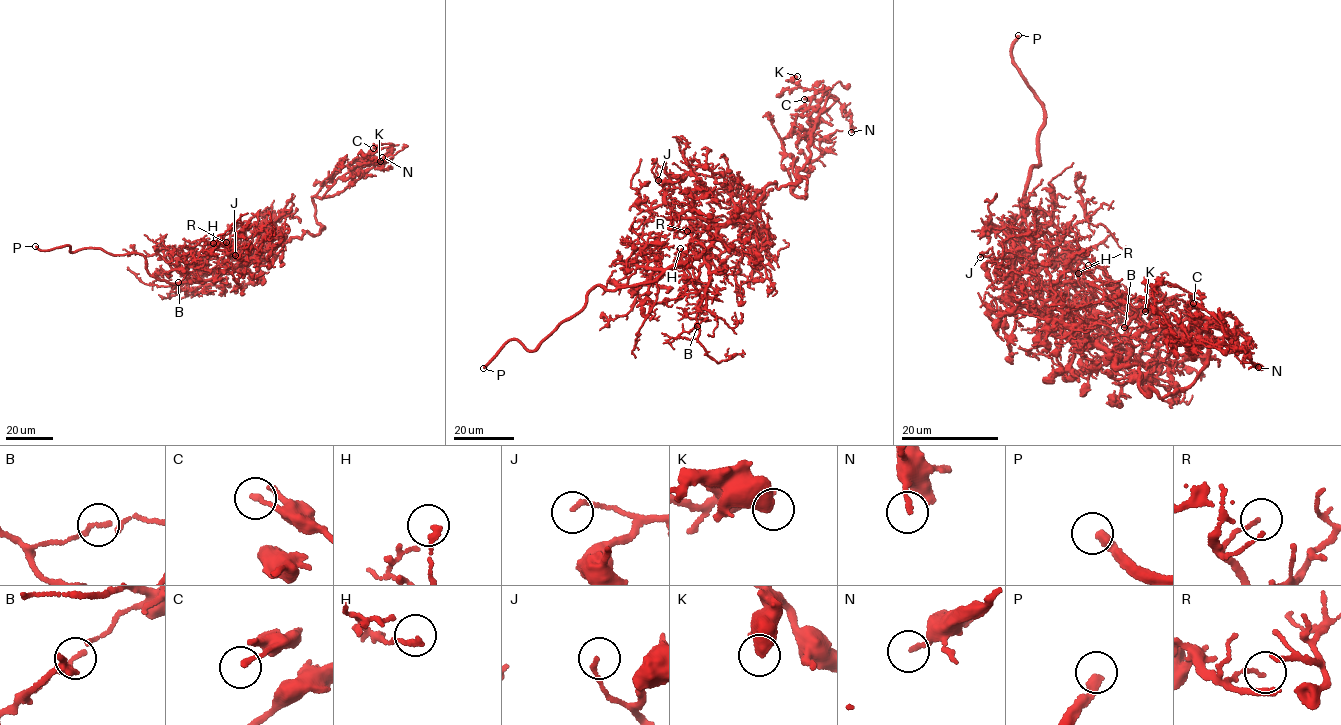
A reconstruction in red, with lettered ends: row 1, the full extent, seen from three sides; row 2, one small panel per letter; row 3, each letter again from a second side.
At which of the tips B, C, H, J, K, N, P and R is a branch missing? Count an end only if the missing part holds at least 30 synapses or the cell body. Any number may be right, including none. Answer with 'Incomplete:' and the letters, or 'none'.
Incomplete: P

